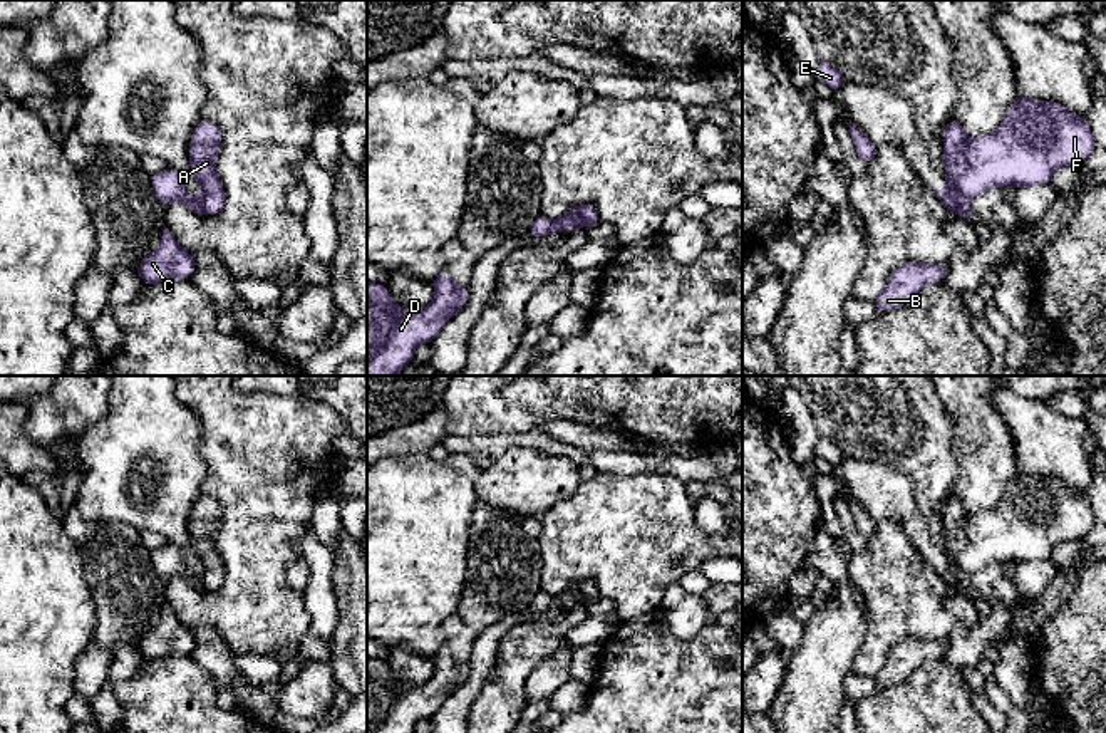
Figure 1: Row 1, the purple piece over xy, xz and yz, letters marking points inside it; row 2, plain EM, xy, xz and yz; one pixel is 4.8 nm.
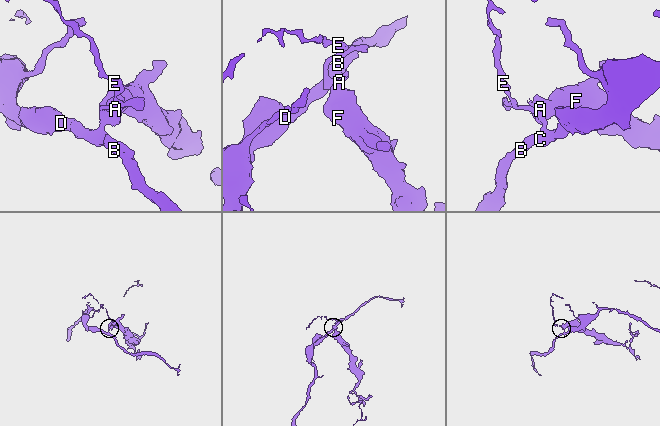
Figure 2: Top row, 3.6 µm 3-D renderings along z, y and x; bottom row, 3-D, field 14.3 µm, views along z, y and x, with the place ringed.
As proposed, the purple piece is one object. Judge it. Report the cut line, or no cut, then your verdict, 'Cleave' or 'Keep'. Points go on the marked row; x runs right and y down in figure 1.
Split along xz (573, 208), (584, 225). Cleave

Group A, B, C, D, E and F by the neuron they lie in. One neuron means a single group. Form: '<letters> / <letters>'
A F / B C D E

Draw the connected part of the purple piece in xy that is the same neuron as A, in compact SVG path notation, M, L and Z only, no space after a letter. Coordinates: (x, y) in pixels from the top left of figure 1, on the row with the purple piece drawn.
M201 119L189 141L189 169L201 190L203 215L220 215L225 206L226 195L216 169L221 138L223 129L218 124Z

